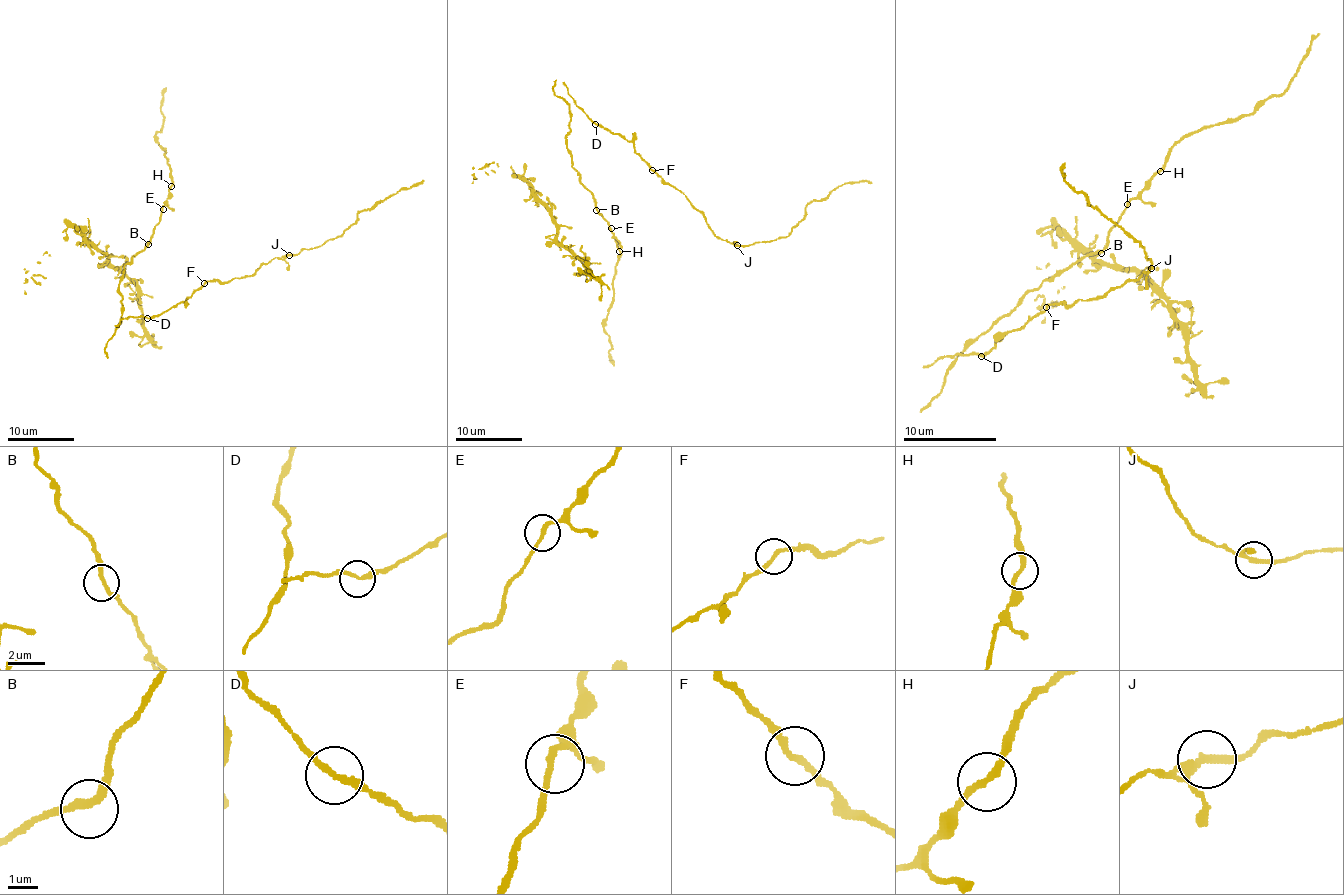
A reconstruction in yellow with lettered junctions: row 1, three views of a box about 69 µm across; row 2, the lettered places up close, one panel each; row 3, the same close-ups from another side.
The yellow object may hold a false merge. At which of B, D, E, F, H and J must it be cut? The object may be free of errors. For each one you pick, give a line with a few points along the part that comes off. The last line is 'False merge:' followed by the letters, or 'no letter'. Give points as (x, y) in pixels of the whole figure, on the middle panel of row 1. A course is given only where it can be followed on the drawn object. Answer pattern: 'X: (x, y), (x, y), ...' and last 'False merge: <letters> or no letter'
False merge: no letter

